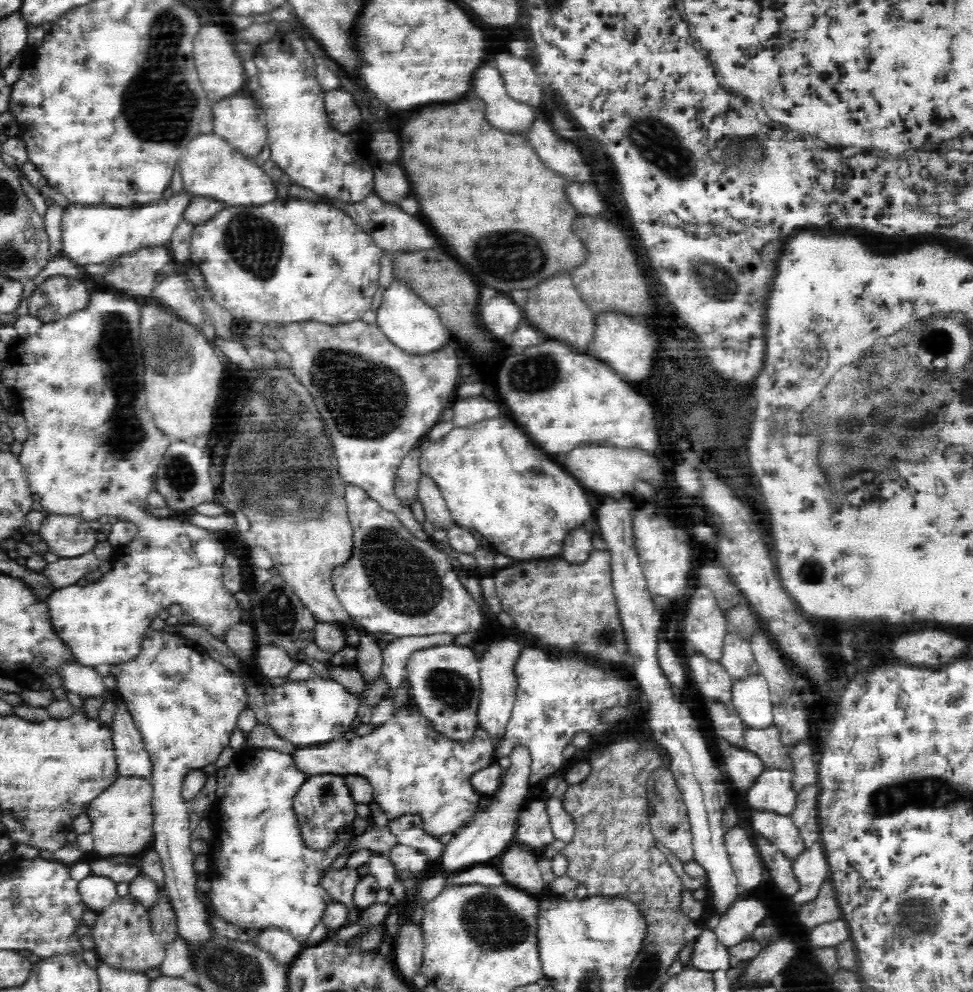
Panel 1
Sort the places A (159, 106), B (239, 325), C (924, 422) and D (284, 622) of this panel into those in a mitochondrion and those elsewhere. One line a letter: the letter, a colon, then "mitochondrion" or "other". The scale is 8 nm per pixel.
A: mitochondrion
B: other
C: other
D: mitochondrion

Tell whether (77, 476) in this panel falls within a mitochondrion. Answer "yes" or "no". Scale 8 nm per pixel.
no

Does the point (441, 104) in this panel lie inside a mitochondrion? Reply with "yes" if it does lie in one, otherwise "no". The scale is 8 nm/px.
no

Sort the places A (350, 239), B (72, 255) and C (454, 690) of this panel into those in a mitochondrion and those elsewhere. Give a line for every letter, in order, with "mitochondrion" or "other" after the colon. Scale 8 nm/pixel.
A: other
B: other
C: mitochondrion

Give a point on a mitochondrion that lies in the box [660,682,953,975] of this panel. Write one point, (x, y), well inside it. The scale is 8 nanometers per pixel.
(917, 916)

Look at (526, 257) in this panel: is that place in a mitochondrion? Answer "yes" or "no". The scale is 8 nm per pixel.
yes

